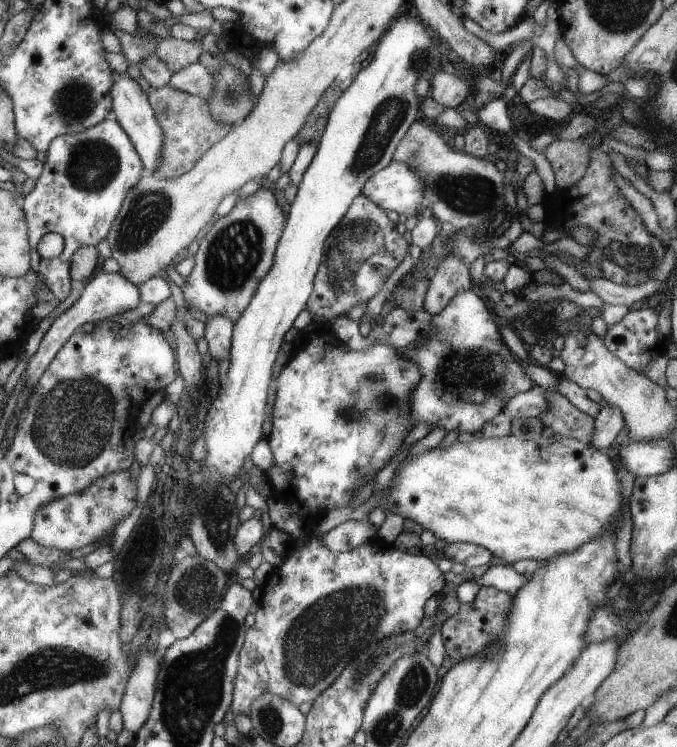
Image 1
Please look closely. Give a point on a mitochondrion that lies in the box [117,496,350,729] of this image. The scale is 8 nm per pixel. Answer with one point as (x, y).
(196, 587)

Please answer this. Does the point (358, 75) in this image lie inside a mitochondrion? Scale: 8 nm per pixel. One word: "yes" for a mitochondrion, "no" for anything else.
no

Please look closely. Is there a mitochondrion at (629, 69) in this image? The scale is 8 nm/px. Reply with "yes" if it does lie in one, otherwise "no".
no

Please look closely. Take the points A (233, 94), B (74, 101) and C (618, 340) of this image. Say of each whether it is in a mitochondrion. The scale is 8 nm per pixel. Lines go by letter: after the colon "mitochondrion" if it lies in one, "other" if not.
A: mitochondrion
B: mitochondrion
C: other

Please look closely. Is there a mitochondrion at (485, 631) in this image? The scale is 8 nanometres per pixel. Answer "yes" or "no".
yes

